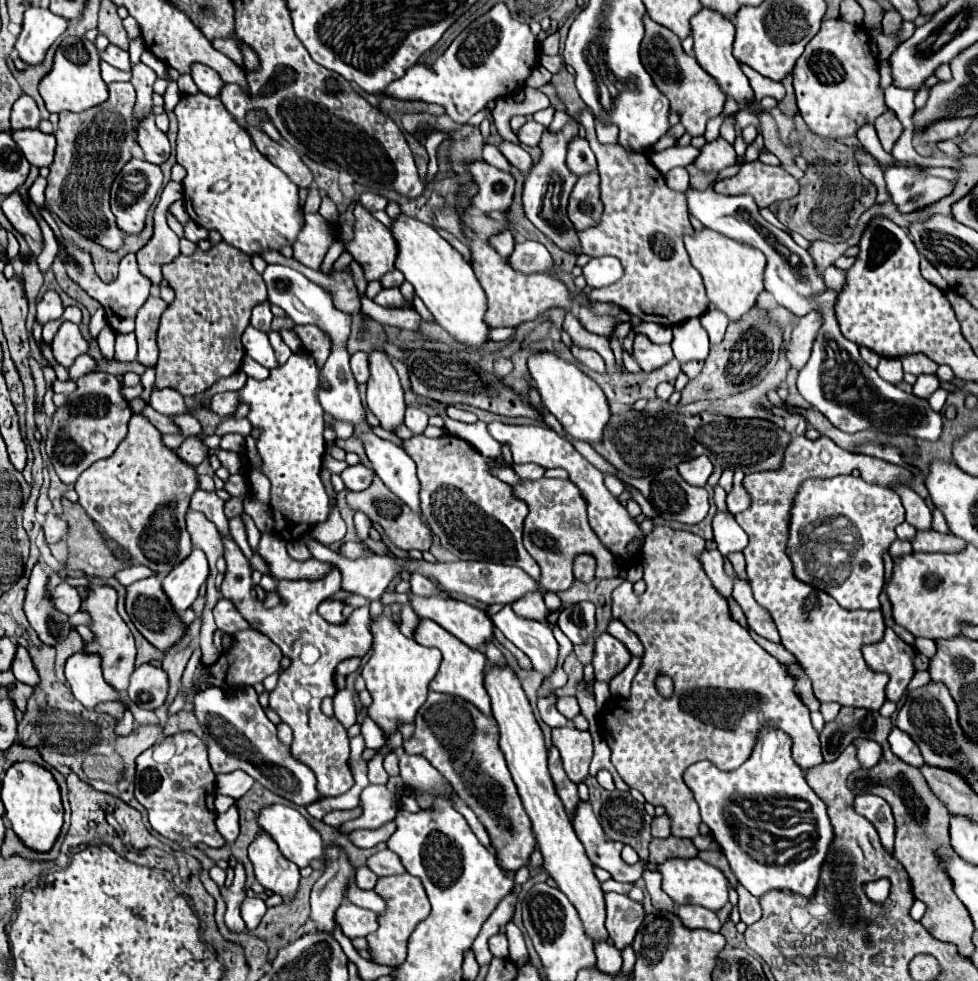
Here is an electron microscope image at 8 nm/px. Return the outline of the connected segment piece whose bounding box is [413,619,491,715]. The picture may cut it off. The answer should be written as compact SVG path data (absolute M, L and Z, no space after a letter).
M419 619L419 625L415 629L415 635L413 639L419 643L419 645L425 645L425 647L437 647L443 655L441 659L441 665L439 665L439 671L437 675L433 677L433 681L429 683L429 689L431 691L437 691L437 693L449 693L449 695L455 695L455 697L461 697L461 699L467 699L471 701L479 711L483 711L485 715L491 715L491 703L489 703L489 695L483 687L483 673L485 673L485 655L477 649L471 649L467 647L465 643L461 643L455 635L451 635L449 631L445 631L441 625L437 625L435 621L429 621L429 619Z

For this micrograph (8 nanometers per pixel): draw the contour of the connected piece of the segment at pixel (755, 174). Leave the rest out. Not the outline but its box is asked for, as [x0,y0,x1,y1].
[713,161,799,207]

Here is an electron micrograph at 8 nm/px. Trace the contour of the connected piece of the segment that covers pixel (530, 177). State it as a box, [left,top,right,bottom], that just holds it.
[523,119,579,251]

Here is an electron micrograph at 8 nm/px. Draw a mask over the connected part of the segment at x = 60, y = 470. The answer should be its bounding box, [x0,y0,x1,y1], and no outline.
[47,373,131,483]

